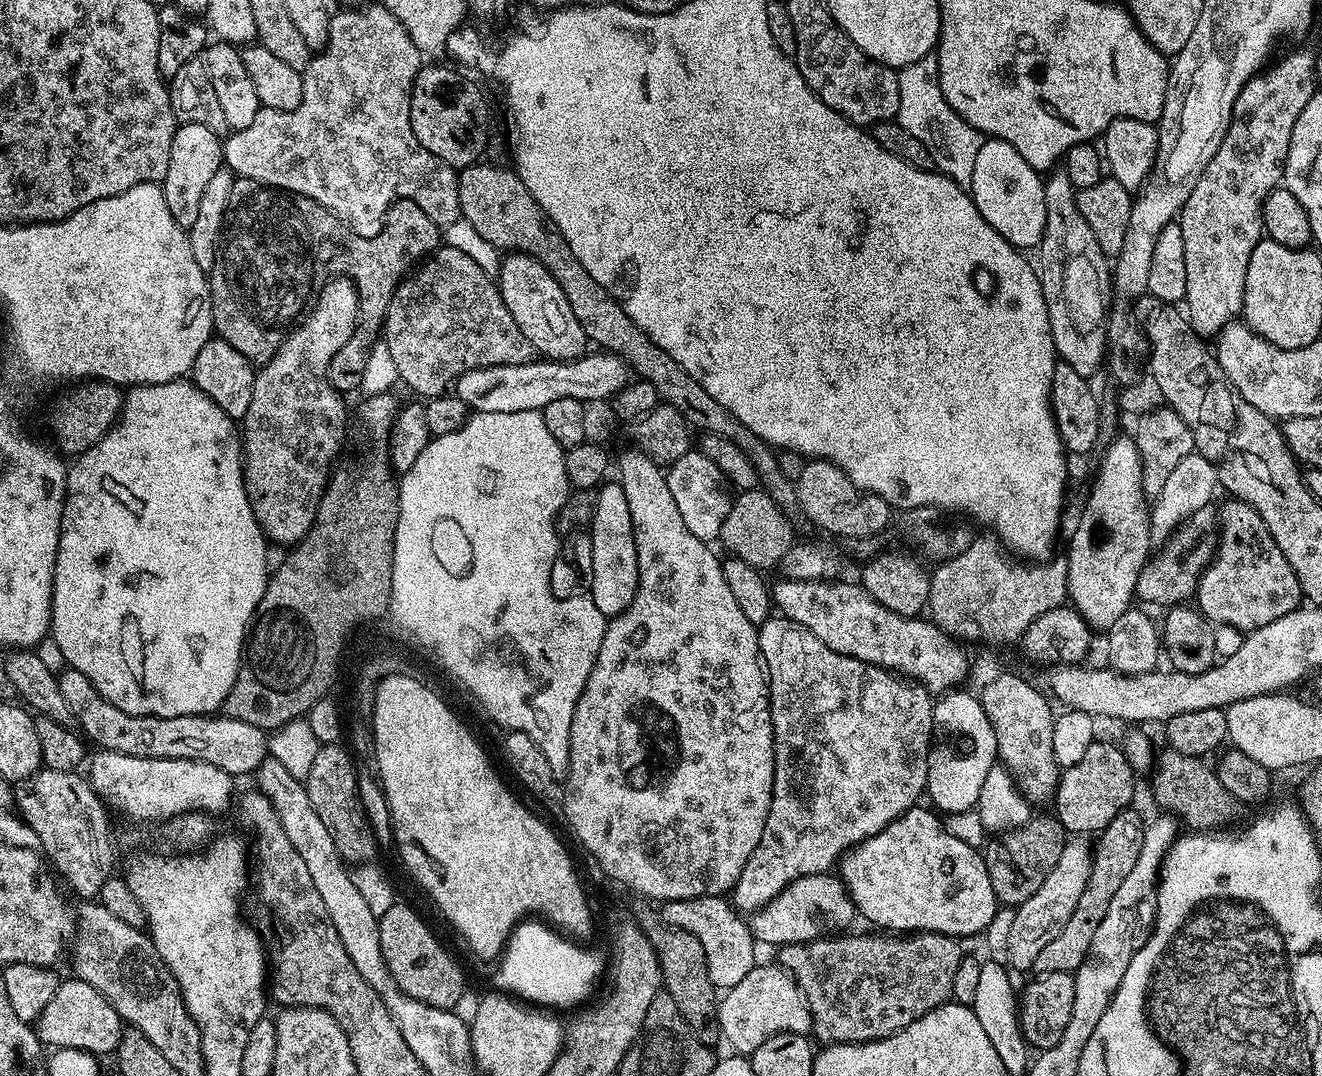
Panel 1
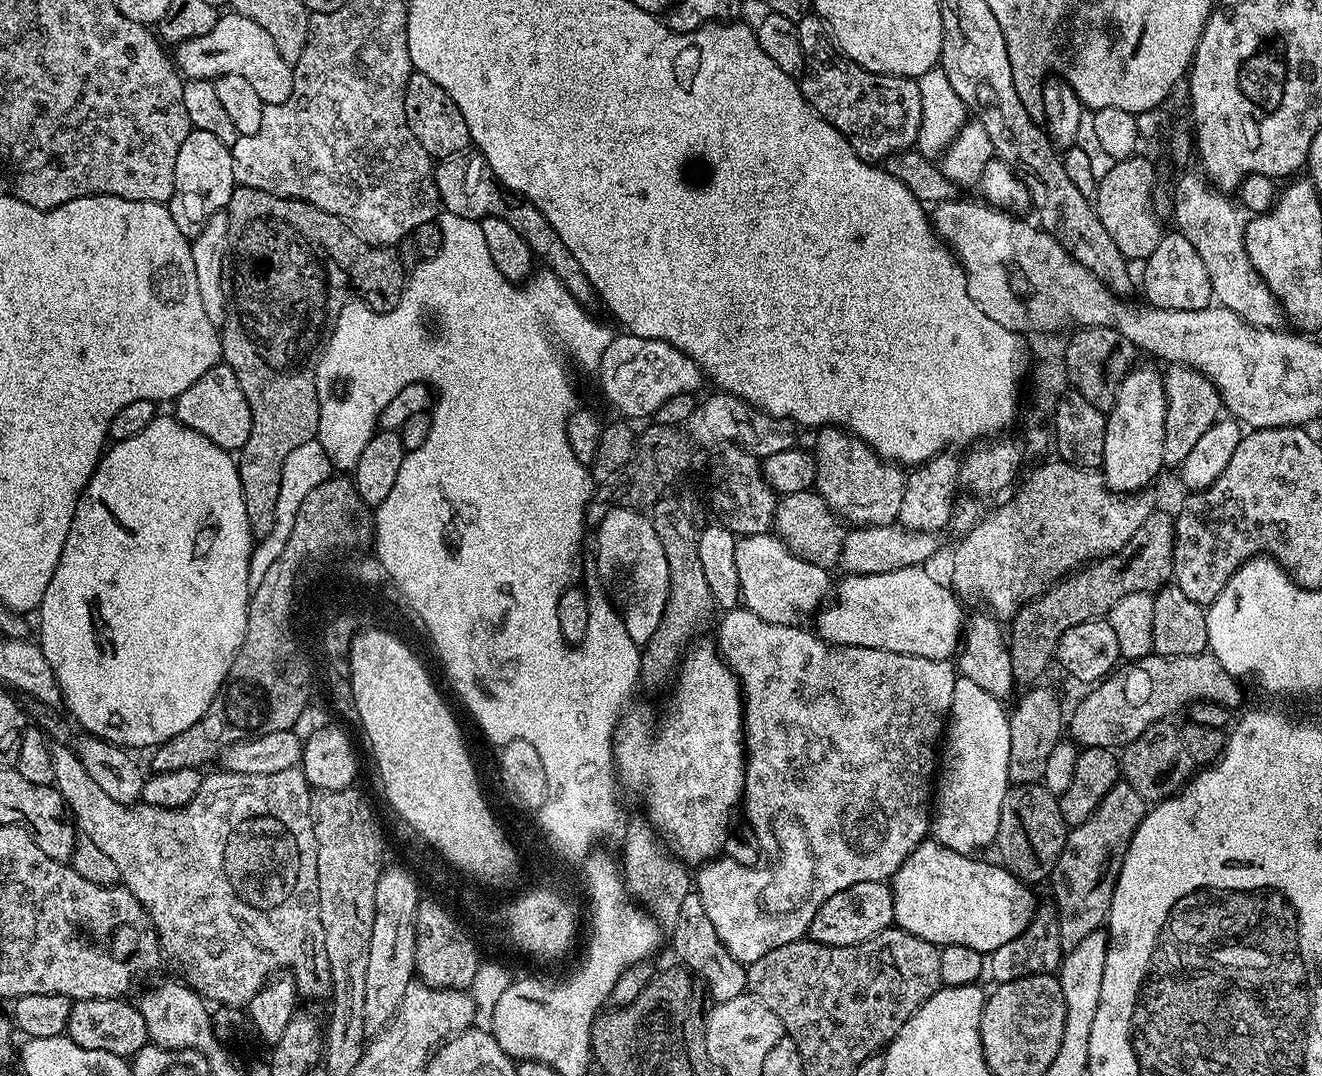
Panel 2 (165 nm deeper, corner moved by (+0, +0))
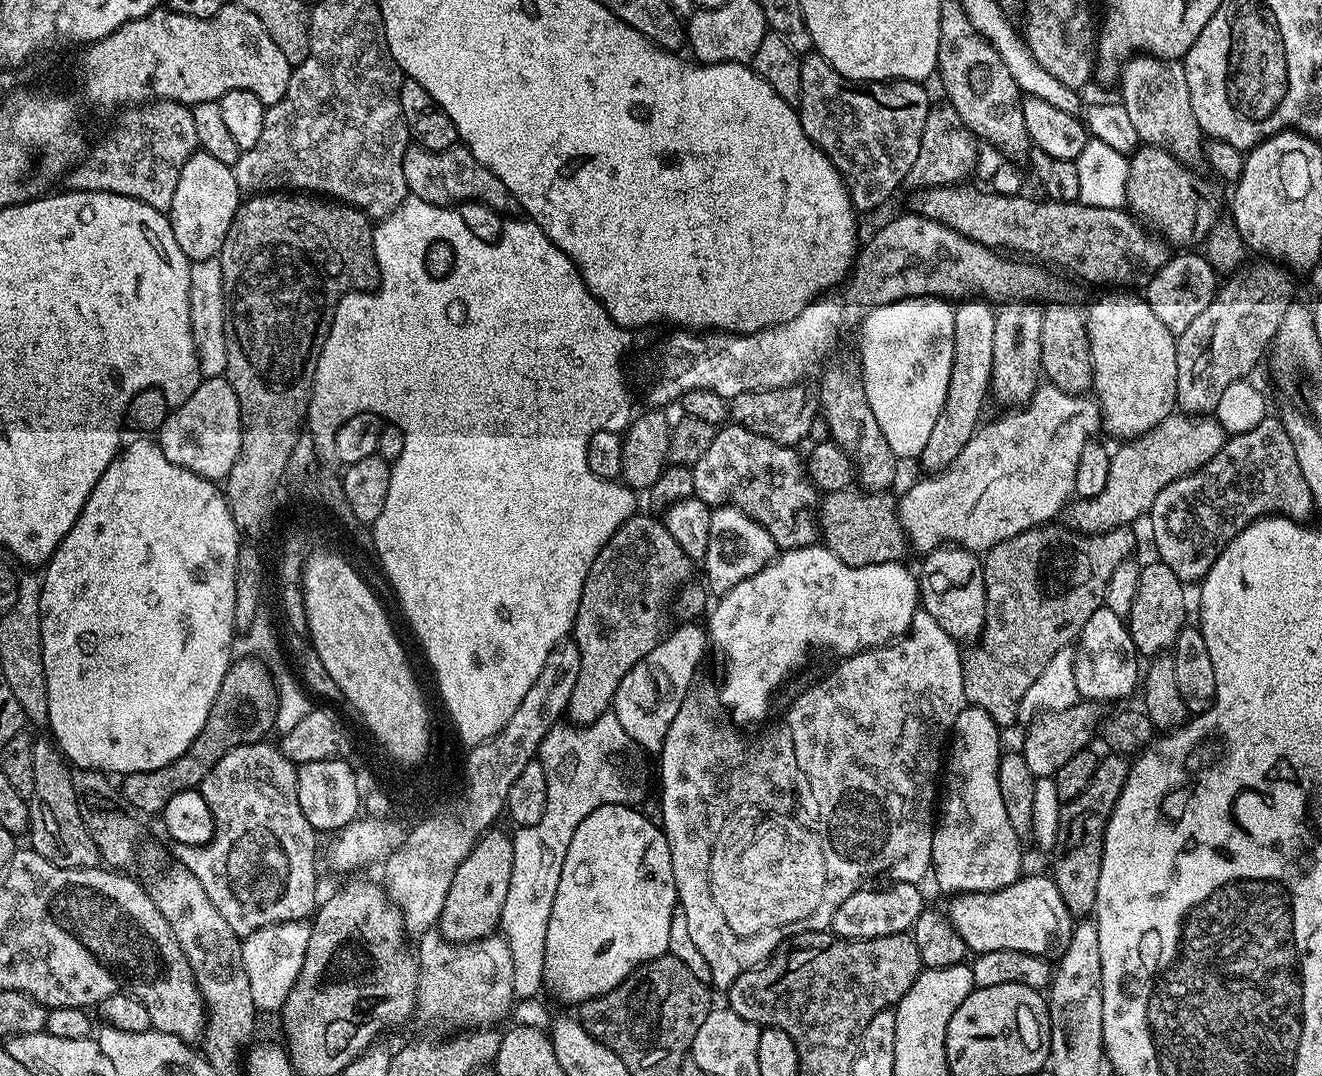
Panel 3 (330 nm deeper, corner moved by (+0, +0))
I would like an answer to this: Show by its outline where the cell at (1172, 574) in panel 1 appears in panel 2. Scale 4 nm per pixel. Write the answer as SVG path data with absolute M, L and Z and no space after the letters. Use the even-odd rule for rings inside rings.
M1163 510L1154 511L1150 514L1150 518L1146 518L1146 522L1142 522L1142 526L1138 526L1138 530L1134 530L1134 538L1130 538L1130 542L1126 542L1123 550L1110 556L1102 556L1099 560L1092 561L1091 564L1077 568L1075 572L1068 573L1064 579L1048 588L1041 596L1021 606L1010 621L1010 627L1012 627L1012 632L1010 628L1010 651L1017 685L1028 686L1039 681L1036 679L1047 670L1048 663L1050 665L1053 663L1058 642L1062 638L1062 634L1066 634L1066 630L1070 630L1070 626L1078 626L1078 622L1107 617L1114 602L1118 602L1118 598L1122 598L1126 594L1135 592L1155 594L1165 587L1173 579L1172 563L1174 562L1175 545L1176 521L1173 513L1171 511L1163 512Z

